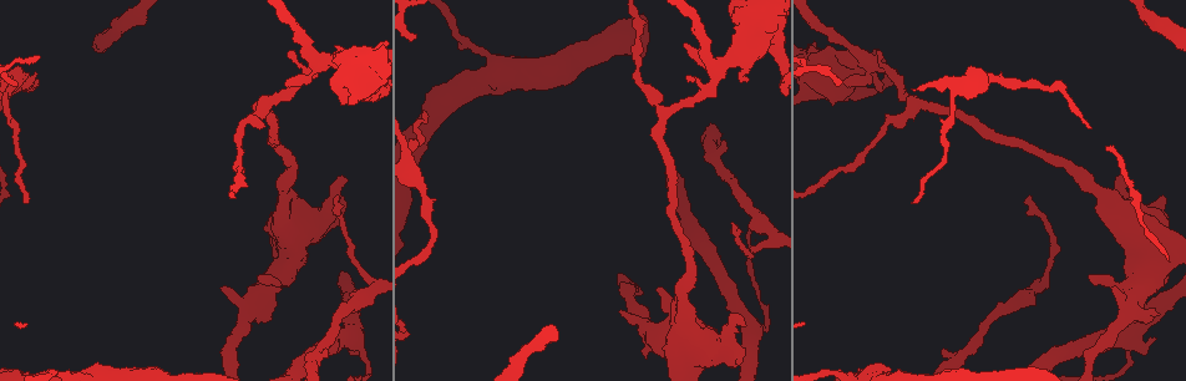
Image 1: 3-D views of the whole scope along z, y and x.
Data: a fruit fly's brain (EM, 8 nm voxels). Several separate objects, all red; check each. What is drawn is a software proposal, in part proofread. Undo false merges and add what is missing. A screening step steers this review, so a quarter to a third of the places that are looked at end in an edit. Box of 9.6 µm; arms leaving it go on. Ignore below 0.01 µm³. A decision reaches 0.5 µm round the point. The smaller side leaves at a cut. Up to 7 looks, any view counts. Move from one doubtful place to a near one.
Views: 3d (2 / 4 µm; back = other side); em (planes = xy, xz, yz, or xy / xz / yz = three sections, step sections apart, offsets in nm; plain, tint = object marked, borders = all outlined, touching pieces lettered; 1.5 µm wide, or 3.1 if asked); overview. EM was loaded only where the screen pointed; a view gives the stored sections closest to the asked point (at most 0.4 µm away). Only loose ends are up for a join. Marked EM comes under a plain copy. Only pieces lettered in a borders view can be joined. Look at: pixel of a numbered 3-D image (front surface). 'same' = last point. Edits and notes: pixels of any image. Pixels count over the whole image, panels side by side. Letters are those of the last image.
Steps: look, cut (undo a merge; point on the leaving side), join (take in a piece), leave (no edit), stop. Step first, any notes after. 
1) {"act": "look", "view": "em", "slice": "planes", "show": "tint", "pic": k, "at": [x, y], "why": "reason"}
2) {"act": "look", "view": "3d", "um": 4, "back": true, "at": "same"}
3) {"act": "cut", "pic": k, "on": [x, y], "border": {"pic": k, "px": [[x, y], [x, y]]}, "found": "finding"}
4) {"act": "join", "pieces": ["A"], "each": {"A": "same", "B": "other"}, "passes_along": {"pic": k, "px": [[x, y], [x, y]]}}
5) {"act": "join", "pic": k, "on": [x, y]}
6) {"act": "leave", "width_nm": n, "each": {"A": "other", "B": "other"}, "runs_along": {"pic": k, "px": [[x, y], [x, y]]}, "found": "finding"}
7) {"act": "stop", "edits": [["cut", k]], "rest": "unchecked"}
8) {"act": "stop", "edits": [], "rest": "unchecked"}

{"act": "look", "view": "em", "slice": "planes", "show": "borders", "pic": 1, "at": [369, 372], "why": "sharp bend"}

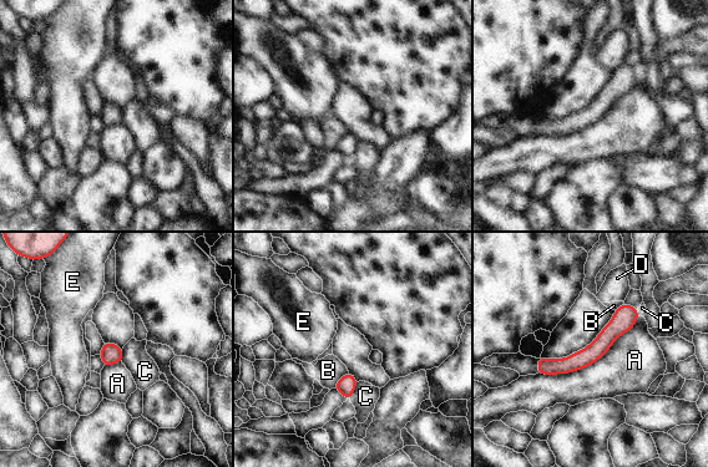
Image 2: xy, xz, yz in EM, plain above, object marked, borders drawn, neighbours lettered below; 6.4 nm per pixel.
{"act": "leave", "each": {"A": "other", "B": "other", "C": "other", "D": "other", "E": "other"}, "runs_along": {"pic": 2, "px": [[635, 311], [587, 356], [540, 370]]}, "found": "all the same cell"}

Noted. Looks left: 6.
{"act": "look", "view": "3d", "um": 4, "pic": 1, "at": [287, 268], "why": "thick end"}

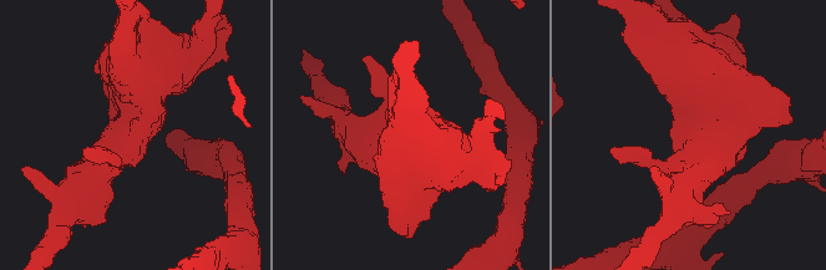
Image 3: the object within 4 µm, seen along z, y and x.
{"act": "look", "view": "em", "slice": "planes", "show": "borders", "pic": 3, "at": [132, 137], "why": "now the EM"}

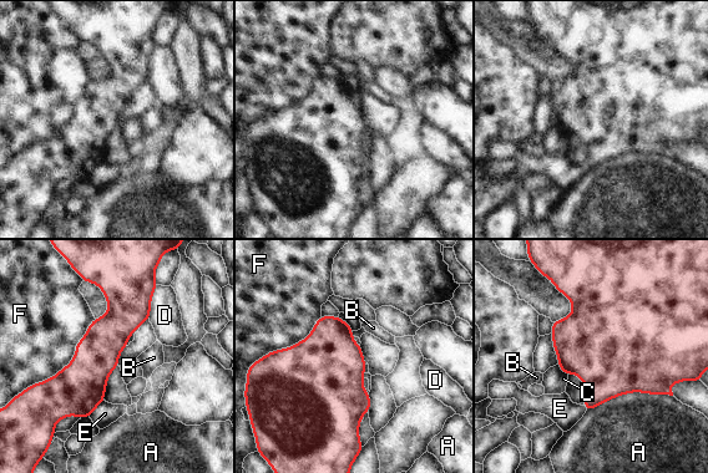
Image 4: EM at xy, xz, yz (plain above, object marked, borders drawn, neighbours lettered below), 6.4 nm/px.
{"act": "leave", "each": {"A": "other", "B": "other", "C": "other", "D": "other", "E": "other", "F": "other"}, "found": "none of them fits"}

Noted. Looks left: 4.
{"act": "look", "view": "em", "slice": "planes", "show": "borders", "pic": 1, "at": [338, 198], "why": "thin end"}

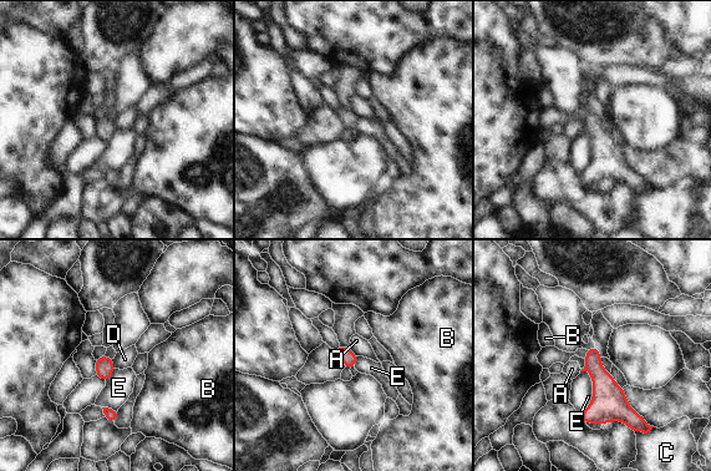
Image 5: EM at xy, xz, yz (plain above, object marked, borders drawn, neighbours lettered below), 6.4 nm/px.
{"act": "leave", "width_nm": 100, "longest_contact_nm": ["E", 300], "each": {"A": "other", "B": "other", "C": "other", "D": "other", "E": "other"}, "found": "none of them fits"}

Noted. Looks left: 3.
{"act": "stop", "edits": [], "rest": "unchecked"}

